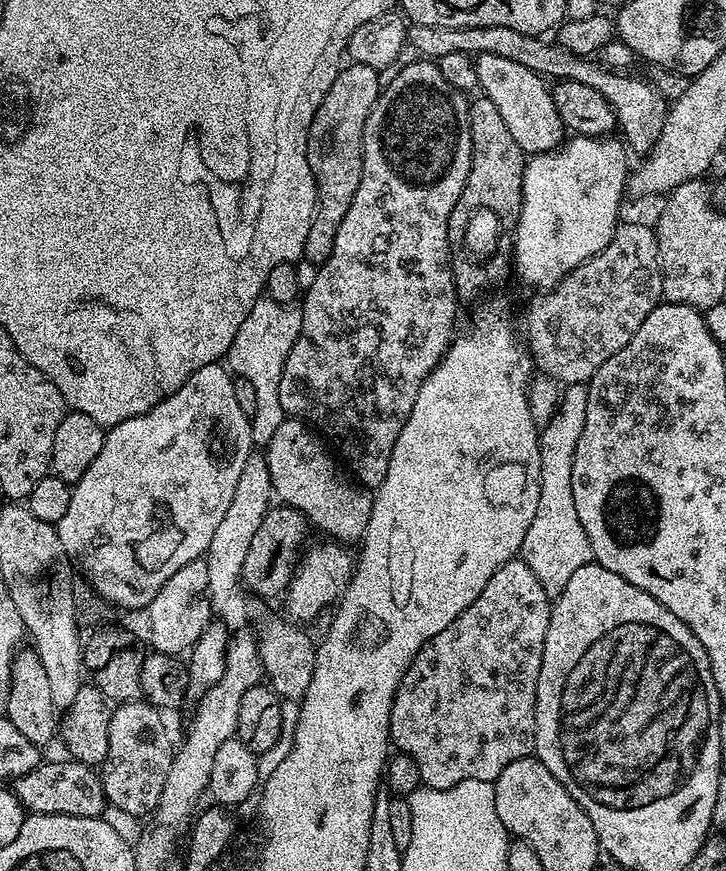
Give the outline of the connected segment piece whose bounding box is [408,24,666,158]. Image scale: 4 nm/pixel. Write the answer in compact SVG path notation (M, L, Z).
M412 24L408 30L408 44L416 47L421 57L439 58L442 54L458 54L464 52L467 56L473 58L482 54L498 54L502 58L507 58L510 62L518 62L521 66L526 66L526 70L534 70L539 76L551 78L553 81L573 80L574 82L586 82L586 86L590 86L594 90L598 90L598 94L602 94L602 98L606 98L606 102L614 110L616 115L616 123L619 131L624 131L623 139L626 141L627 147L633 153L637 152L637 157L643 158L648 155L648 151L658 142L658 136L662 134L662 126L664 125L664 114L666 111L666 101L663 100L655 87L647 79L639 80L636 76L623 76L620 72L611 72L608 68L603 68L600 64L595 64L595 59L587 56L579 56L570 50L561 47L558 42L547 44L547 39L541 38L539 35L531 32L519 32L518 30L510 30L510 26L474 26L473 28L443 28L442 26L422 26L421 24Z

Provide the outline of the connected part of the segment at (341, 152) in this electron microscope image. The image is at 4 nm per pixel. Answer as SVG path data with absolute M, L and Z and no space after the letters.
M349 63L337 71L332 84L327 85L320 105L314 108L314 122L308 131L308 161L316 179L316 218L306 234L303 259L317 266L325 264L334 250L334 238L350 202L364 177L364 127L374 102L380 97L381 73L370 66Z

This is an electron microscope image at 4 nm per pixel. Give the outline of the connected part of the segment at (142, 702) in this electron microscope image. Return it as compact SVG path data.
M141 698L138 700L127 700L124 704L115 705L111 709L108 718L108 749L106 750L106 758L102 767L99 769L100 780L104 783L104 798L109 805L112 804L120 812L125 812L128 816L144 816L147 817L149 814L155 812L158 802L162 798L162 786L166 786L166 774L170 774L170 766L172 765L172 757L174 755L174 740L168 737L168 728L164 725L161 709L155 708L152 704L149 704L147 700Z

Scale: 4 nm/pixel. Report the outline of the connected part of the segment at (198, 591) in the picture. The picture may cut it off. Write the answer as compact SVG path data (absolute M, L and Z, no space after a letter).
M204 558L186 562L182 570L170 577L170 582L158 590L156 597L148 603L148 640L151 647L167 656L179 657L187 653L198 642L198 638L213 623L214 615L208 597L209 571Z

